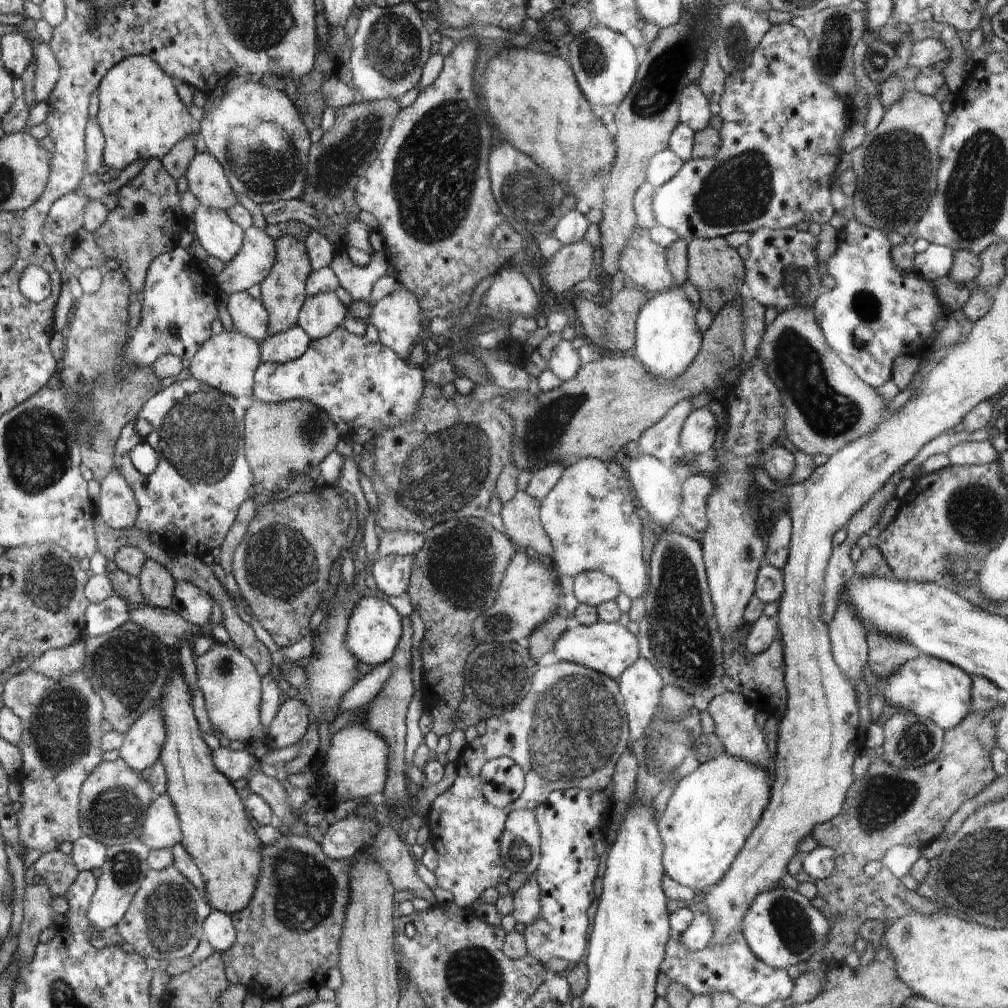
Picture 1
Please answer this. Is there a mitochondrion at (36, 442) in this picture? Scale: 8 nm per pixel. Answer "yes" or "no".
yes

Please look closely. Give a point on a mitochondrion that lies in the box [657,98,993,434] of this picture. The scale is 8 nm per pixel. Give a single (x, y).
(898, 168)

